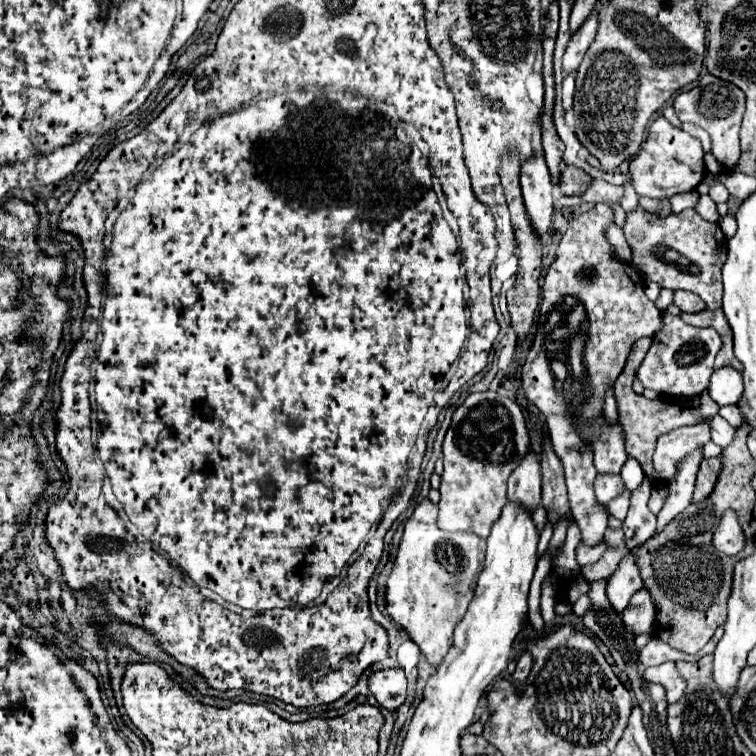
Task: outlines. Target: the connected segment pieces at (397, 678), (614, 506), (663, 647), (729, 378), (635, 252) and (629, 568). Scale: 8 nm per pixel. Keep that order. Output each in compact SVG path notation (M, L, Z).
M384 669L372 673L368 687L380 707L388 711L396 711L406 701L406 675L402 669Z
M622 493L616 501L612 501L612 503L608 505L608 511L610 511L616 519L620 519L620 521L624 521L624 517L626 517L626 513L628 513L628 497L630 497L630 493Z
M658 641L648 643L640 651L640 657L638 657L638 663L644 667L654 667L654 665L660 665L666 661L676 661L676 649L672 649L666 643L658 643Z
M722 367L712 373L708 389L710 389L710 397L718 405L736 405L736 401L740 401L742 387L744 383L742 383L740 371L732 367Z
M644 209L626 215L624 235L632 247L632 265L648 279L668 289L684 289L700 295L708 309L722 305L720 269L726 261L724 233L718 223L704 221L694 209L684 209L678 215L656 217Z
M632 553L624 557L624 561L618 565L616 573L608 579L606 583L606 597L612 605L612 609L616 609L616 613L622 613L630 601L630 597L642 589L644 583L640 579L640 571L634 563Z

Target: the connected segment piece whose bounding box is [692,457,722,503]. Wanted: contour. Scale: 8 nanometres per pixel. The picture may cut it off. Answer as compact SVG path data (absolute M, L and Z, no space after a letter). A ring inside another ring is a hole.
M712 457L712 459L706 459L706 461L700 463L692 503L700 503L706 497L710 497L712 489L716 487L716 477L720 475L720 469L722 469L722 461L718 457Z

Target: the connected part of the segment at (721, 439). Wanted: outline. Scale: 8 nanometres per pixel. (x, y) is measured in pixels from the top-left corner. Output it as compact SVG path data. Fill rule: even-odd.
M716 415L710 423L710 431L712 431L712 441L718 445L718 447L728 447L732 441L734 441L734 435L736 435L736 429L726 421L722 419L720 415Z

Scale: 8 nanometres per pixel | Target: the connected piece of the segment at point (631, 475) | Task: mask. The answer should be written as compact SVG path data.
M628 455L628 461L624 463L624 469L620 475L622 475L622 479L630 491L636 489L640 485L640 481L644 479L644 471L640 469L640 463L636 463L636 459L630 455Z

